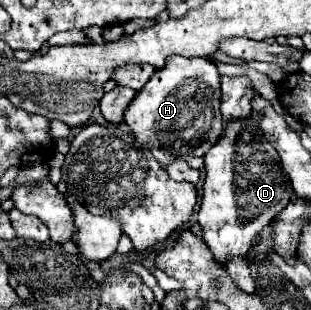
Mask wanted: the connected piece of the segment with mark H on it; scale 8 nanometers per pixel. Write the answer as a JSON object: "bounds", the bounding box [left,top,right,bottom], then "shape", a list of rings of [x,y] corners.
{"bounds":[99,55,223,165],"shape":[[[173,55],[139,93],[131,87],[115,87],[103,95],[99,105],[103,117],[111,123],[121,123],[125,115],[125,123],[135,133],[137,141],[147,145],[161,165],[167,165],[175,159],[191,161],[193,157],[203,157],[207,149],[211,149],[223,131],[219,101],[221,75],[217,65],[207,57]]]}

